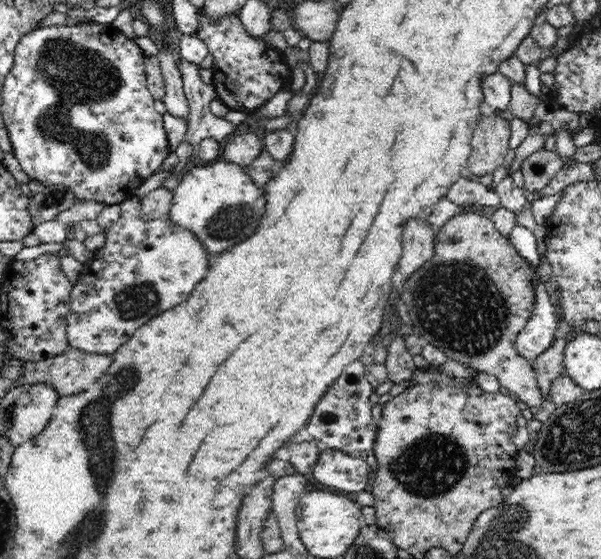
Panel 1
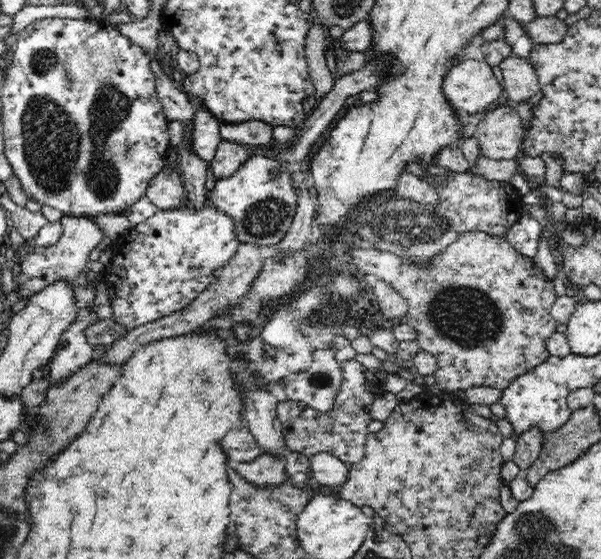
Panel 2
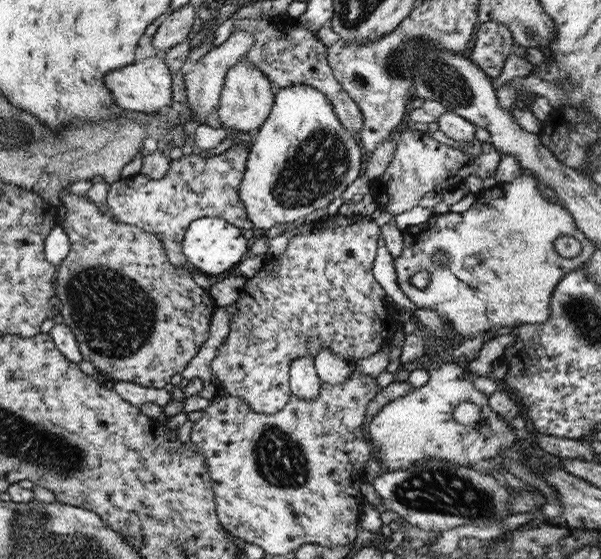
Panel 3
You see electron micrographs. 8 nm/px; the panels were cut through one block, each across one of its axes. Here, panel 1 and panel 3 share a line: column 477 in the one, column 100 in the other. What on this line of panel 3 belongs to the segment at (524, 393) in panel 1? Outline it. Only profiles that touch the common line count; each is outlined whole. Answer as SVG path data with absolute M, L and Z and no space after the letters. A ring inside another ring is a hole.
M66 186L62 190L60 198L61 204L66 207L65 217L61 224L71 243L68 257L62 260L58 268L58 288L55 296L62 303L62 310L60 310L62 323L67 324L72 329L83 358L88 362L92 362L106 378L113 381L132 381L140 384L140 386L164 389L164 386L170 383L172 376L180 375L180 372L186 369L190 360L194 359L198 351L200 351L204 341L208 340L210 336L210 321L212 321L212 314L216 310L216 304L212 302L212 298L208 296L208 292L205 289L196 286L196 282L192 280L192 276L190 276L190 272L186 268L180 268L180 274L178 274L178 268L174 268L173 264L169 262L168 252L164 251L164 244L156 235L150 234L130 223L120 223L109 213L100 213L98 206L93 202L86 200L85 197L73 194L71 186Z

